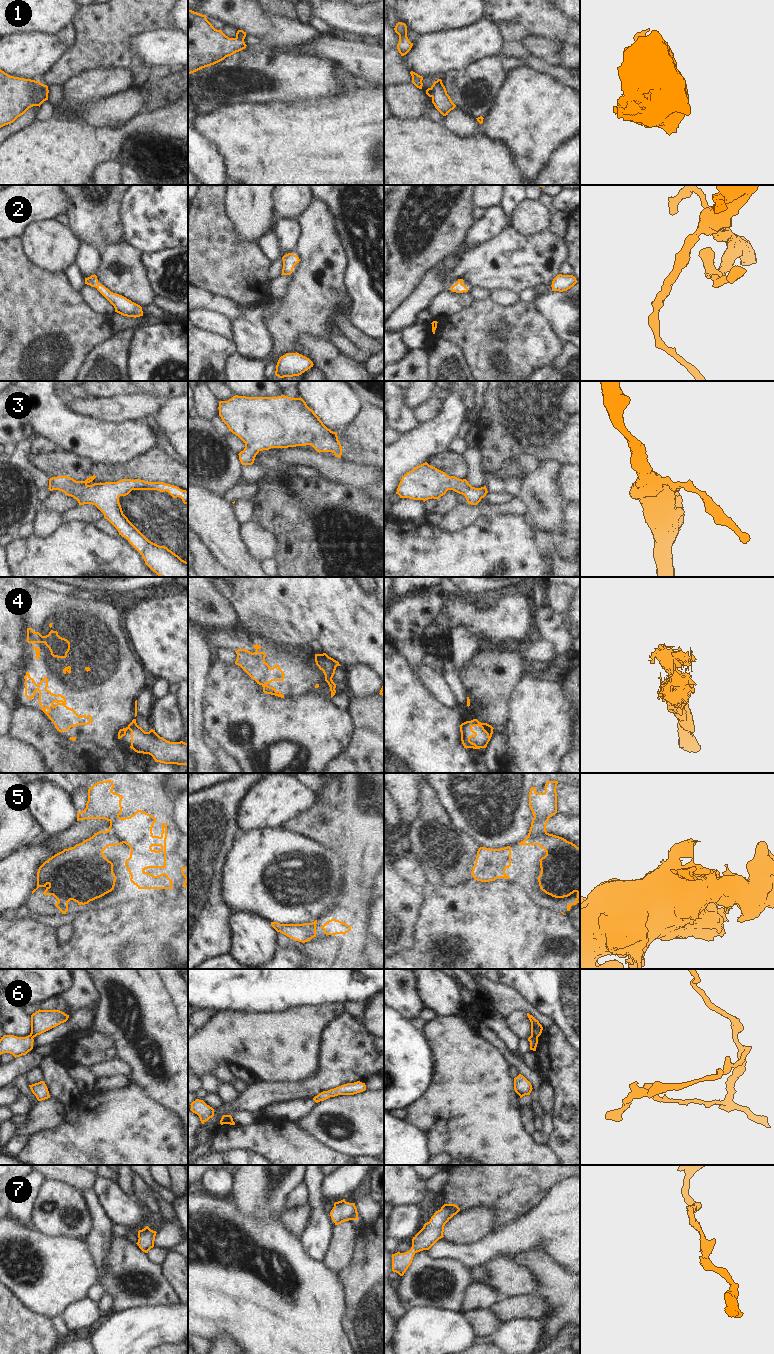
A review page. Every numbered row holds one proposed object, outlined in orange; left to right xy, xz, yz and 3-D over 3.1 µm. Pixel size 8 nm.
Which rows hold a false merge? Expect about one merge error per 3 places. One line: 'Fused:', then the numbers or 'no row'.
Fused: 1, 4, 5, 6

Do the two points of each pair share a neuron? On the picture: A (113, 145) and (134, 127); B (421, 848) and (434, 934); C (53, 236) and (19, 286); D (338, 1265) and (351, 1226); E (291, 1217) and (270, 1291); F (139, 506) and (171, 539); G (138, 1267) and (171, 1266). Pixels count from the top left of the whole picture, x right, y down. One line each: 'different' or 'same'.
A: same
B: different
C: different
D: same
E: different
F: same
G: different

